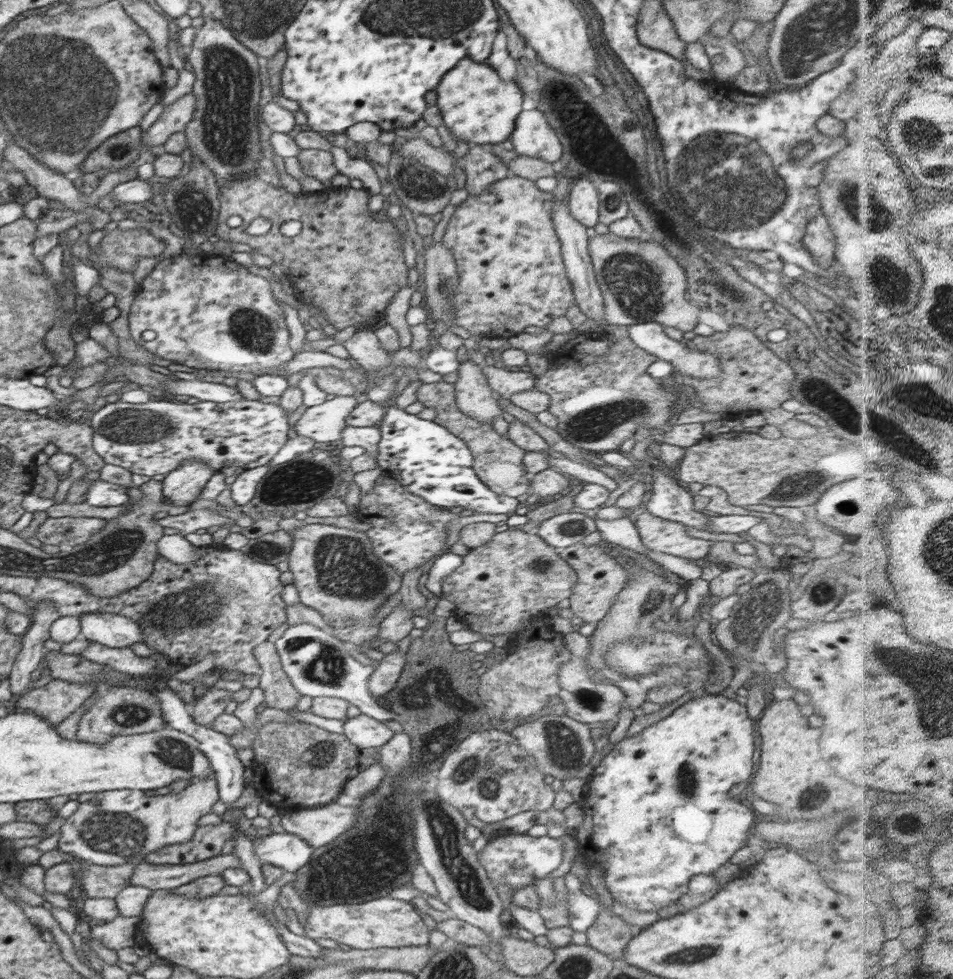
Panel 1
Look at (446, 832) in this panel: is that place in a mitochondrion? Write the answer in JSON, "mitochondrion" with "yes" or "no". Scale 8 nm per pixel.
{"mitochondrion":"yes"}

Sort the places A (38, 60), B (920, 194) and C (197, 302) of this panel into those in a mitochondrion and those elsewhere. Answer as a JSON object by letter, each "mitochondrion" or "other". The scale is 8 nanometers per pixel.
{"A":"mitochondrion","B":"other","C":"other"}

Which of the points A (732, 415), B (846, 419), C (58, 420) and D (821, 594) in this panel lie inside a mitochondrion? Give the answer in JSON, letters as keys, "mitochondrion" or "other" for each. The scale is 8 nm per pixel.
{"A":"other","B":"other","C":"other","D":"mitochondrion"}

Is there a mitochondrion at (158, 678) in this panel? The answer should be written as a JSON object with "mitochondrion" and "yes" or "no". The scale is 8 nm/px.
{"mitochondrion":"no"}

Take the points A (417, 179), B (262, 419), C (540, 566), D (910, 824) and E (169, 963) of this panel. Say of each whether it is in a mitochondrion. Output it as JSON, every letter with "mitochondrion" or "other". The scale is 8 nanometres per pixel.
{"A":"mitochondrion","B":"other","C":"mitochondrion","D":"other","E":"other"}

